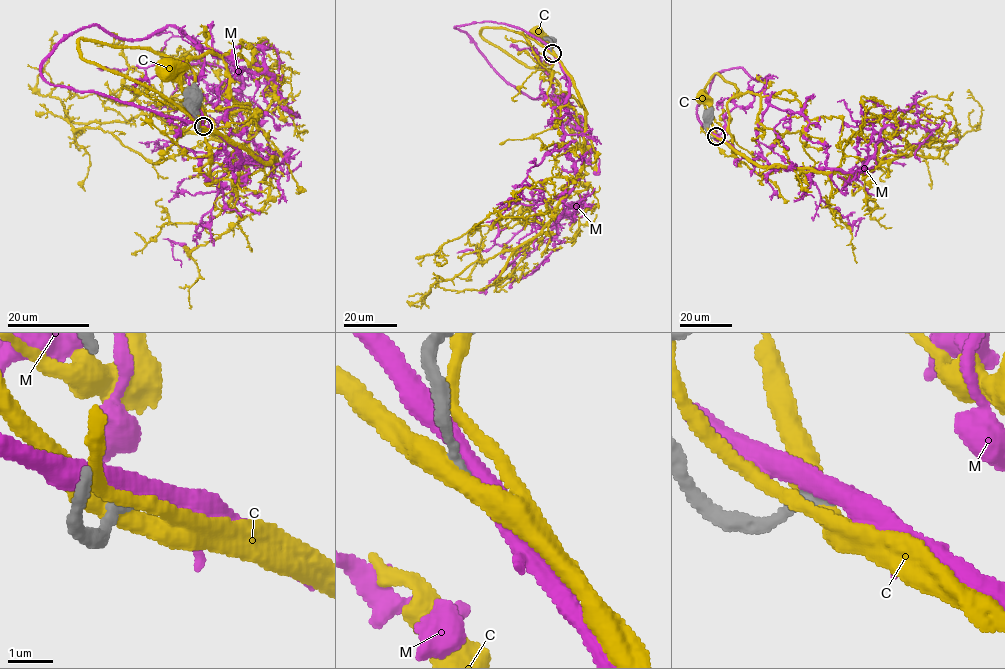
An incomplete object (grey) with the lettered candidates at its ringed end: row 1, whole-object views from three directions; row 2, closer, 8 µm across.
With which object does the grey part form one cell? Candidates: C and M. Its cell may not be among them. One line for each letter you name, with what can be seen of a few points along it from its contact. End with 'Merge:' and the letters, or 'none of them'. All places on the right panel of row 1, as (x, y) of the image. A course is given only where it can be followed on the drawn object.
M: course (716, 135), (696, 113), (712, 78), (739, 67), (759, 81), (769, 75), (753, 166), (769, 197)
Merge: M

